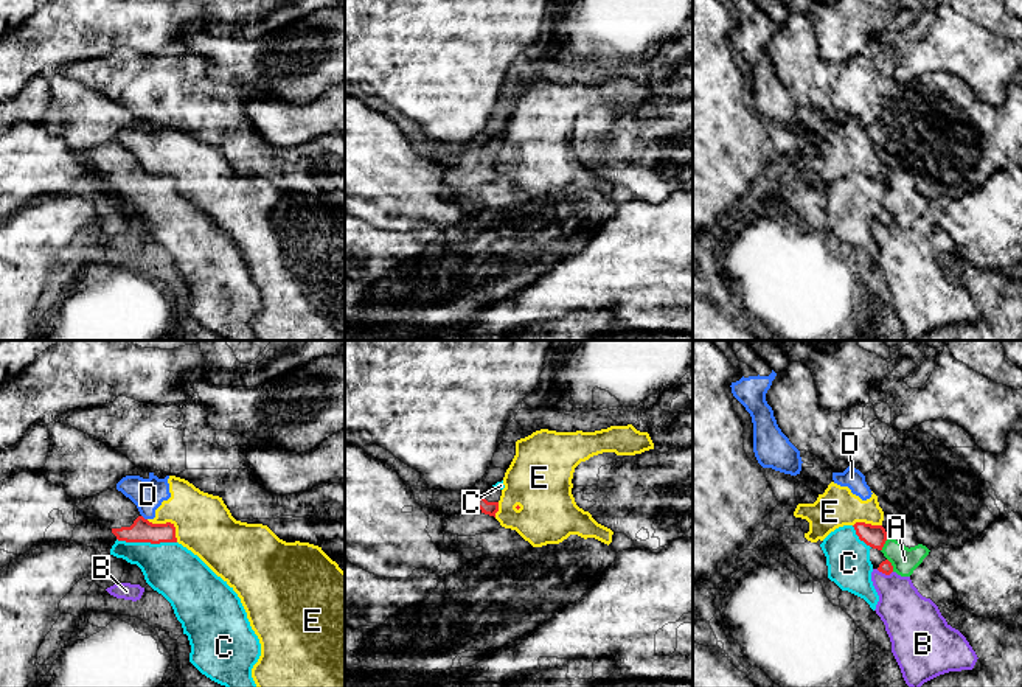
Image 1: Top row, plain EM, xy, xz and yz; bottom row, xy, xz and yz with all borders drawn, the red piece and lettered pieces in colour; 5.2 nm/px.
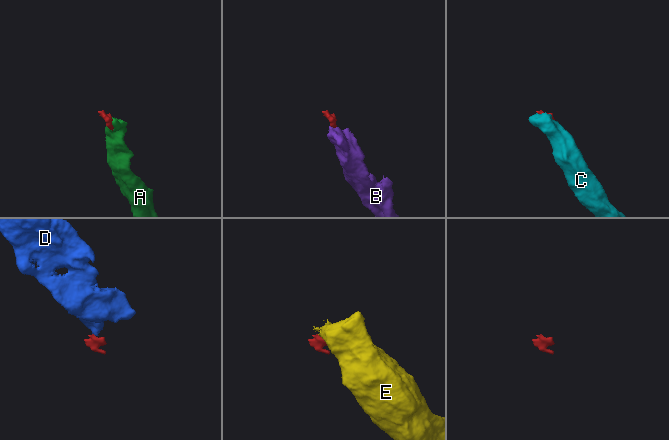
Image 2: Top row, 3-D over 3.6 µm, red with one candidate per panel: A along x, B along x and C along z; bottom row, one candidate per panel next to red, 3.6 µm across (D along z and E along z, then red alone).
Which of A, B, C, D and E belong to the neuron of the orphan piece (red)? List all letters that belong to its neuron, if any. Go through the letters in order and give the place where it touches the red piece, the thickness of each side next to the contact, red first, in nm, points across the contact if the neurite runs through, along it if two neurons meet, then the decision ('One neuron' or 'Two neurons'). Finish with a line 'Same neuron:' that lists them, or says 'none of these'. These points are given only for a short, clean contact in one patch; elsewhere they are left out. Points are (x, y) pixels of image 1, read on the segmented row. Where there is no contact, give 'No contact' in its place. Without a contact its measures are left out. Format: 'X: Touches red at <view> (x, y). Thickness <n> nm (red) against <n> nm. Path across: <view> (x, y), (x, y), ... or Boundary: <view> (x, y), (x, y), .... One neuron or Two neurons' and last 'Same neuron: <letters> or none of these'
A: Touches red at yz (884, 543). Thickness 120 nm (red) against 140 nm. Boundary: yz (887, 538), (881, 550). Two neurons
B: Touches red at yz (884, 572). Thickness 70 nm (red) against 260 nm. Boundary: yz (876, 569), (886, 574), (892, 572). Two neurons
C: Touches red at xy (146, 541). Thickness 120 nm (red) against 280 nm. Path across: xy (142, 530), (146, 541), (177, 574). One neuron
D: Touches red at xy (143, 518). Thickness 120 nm (red) against 160 nm. Boundary: xy (142, 515), (146, 519). Two neurons
E: Touches red at xy (168, 523). Thickness 120 nm (red) against 300 nm. Boundary: xy (146, 519), (170, 523), (174, 527), (177, 541). Two neurons
Same neuron: C

